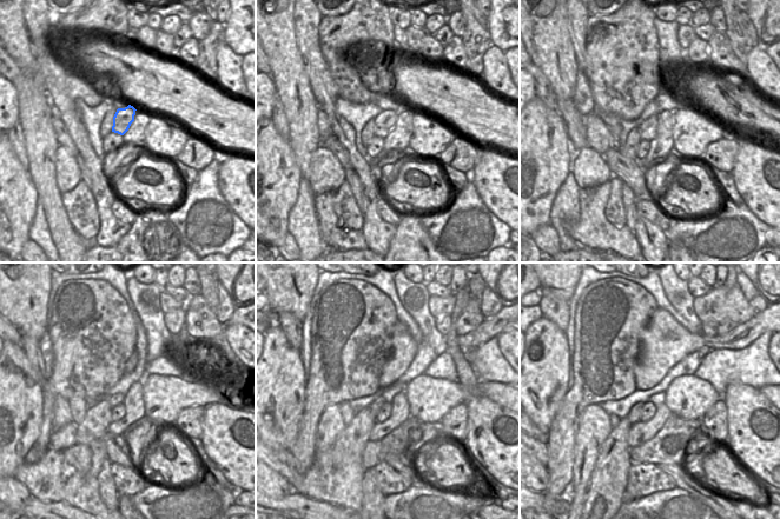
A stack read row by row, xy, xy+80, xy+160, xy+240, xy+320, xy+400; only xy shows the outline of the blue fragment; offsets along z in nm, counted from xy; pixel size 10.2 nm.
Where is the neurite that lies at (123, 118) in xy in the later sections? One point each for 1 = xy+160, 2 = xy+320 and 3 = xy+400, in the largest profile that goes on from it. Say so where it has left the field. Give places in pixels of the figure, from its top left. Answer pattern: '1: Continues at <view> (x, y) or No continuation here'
1: Continues at xy+160 (648, 128)
2: Continues at xy+320 (376, 405)
3: Continues at xy+400 (634, 416).

